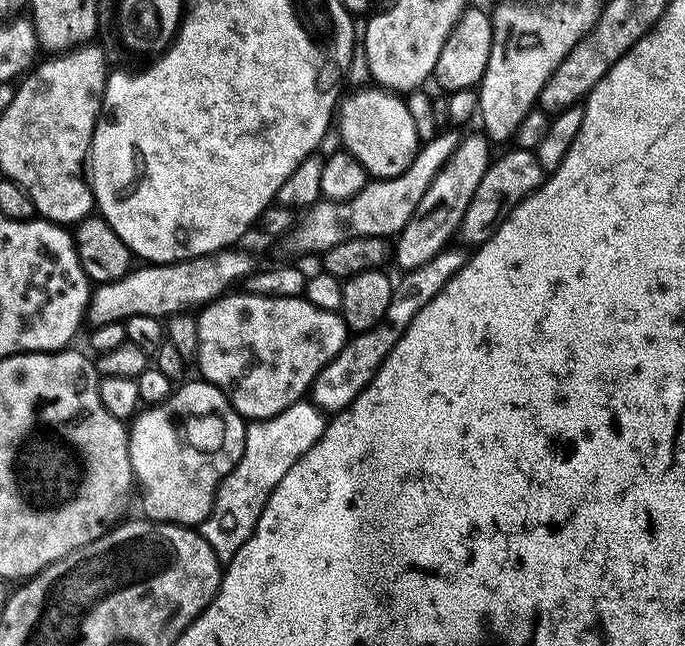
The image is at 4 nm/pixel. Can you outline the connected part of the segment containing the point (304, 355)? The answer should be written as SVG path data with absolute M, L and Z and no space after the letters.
M241 291L240 296L225 294L203 305L196 316L198 344L194 364L200 367L199 375L208 383L218 386L245 421L268 420L282 414L290 406L301 403L309 395L314 378L342 350L350 338L350 329L339 311L322 310L303 296L274 298L252 296Z

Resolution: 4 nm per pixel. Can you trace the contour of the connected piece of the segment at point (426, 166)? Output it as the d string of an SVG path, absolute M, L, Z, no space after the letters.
M461 133L438 134L434 139L421 143L414 162L402 174L385 180L369 179L368 185L349 200L317 200L299 217L290 233L293 250L323 254L338 246L338 242L346 242L350 238L395 237L406 226L406 222L410 222L414 210L418 210L418 202L422 202L422 194L430 190L430 182L434 182L438 170L442 170L450 154L454 154L461 139Z

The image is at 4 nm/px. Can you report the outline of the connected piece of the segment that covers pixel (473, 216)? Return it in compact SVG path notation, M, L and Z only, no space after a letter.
M513 147L511 151L505 156L497 155L489 163L482 182L478 182L478 190L474 190L474 198L470 198L470 206L466 206L458 236L471 246L487 242L494 230L498 230L500 223L514 210L514 206L535 192L546 179L542 166L538 166L535 151L518 147Z

